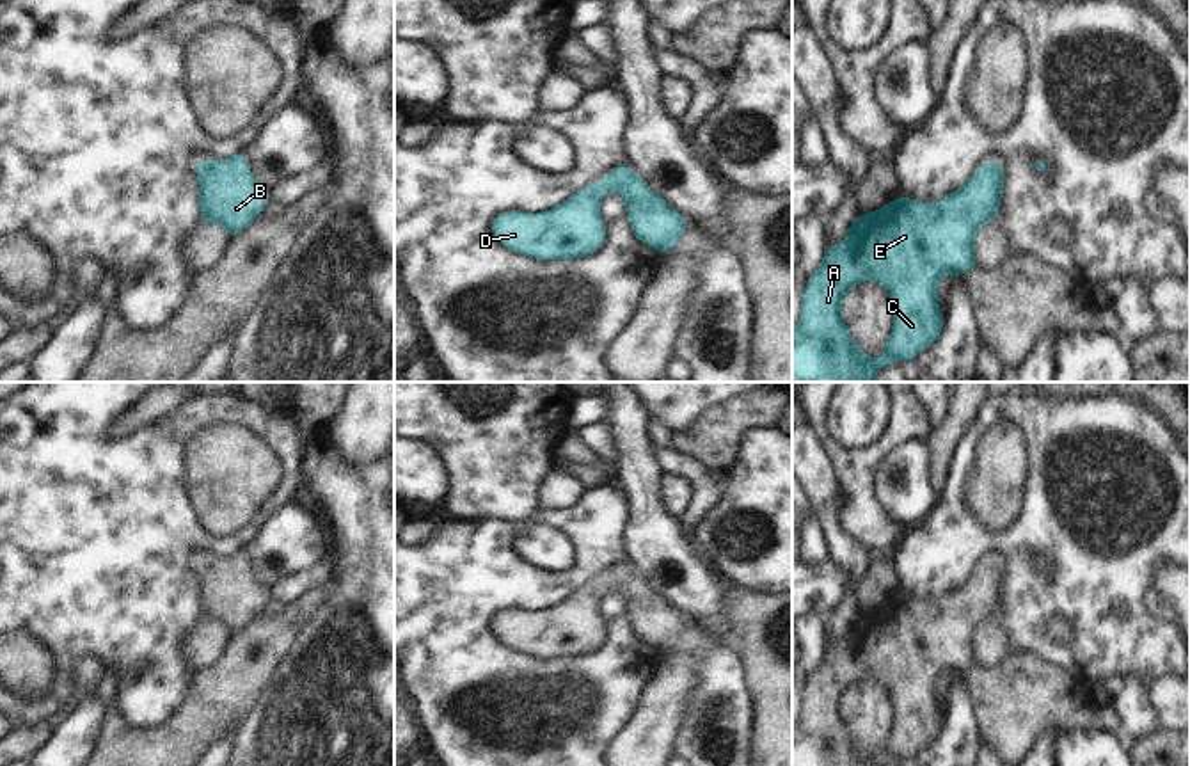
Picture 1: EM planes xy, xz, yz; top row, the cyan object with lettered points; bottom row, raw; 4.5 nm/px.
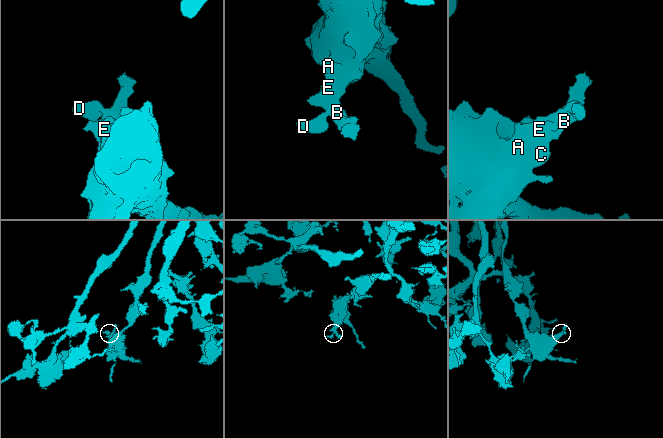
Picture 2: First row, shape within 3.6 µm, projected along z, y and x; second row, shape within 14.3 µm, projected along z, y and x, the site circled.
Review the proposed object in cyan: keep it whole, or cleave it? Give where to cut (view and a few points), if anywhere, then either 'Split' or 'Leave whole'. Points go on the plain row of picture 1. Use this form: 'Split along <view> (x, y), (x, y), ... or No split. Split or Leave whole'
No split. Leave whole

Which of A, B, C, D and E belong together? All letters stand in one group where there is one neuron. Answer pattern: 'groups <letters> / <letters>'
groups A B C D E

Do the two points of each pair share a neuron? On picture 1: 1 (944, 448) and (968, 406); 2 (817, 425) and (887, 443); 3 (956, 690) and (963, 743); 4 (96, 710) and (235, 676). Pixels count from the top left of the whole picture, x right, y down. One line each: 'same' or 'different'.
1: same
2: same
3: same
4: different

